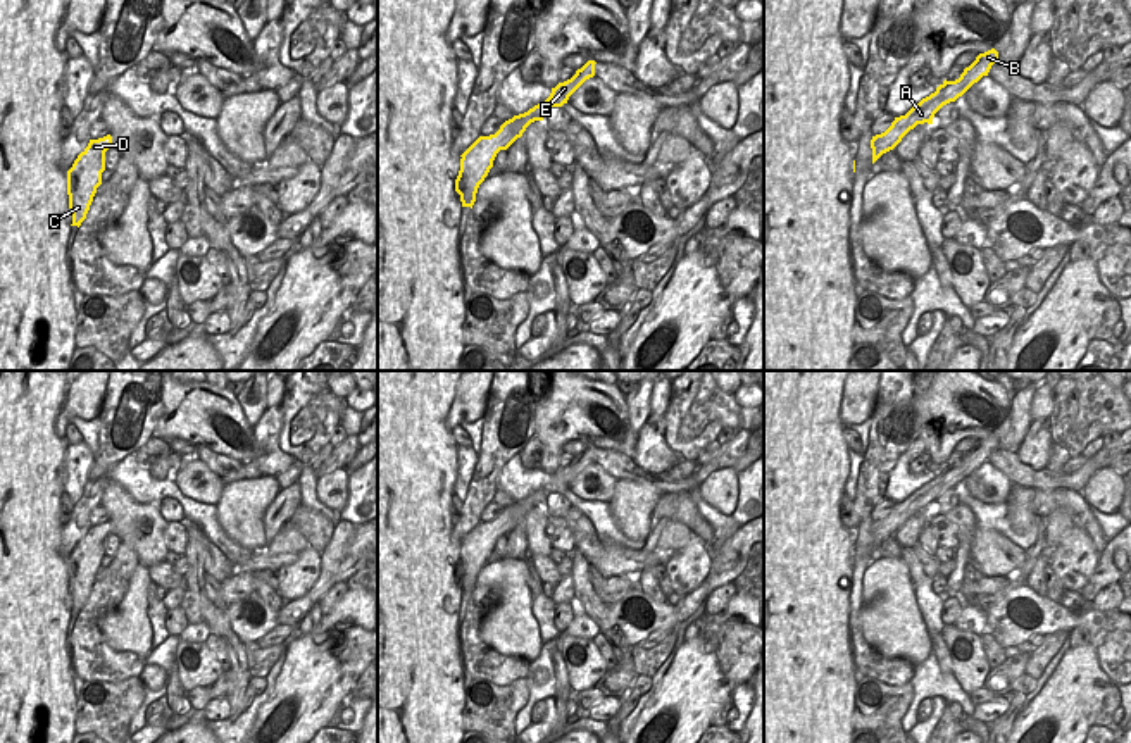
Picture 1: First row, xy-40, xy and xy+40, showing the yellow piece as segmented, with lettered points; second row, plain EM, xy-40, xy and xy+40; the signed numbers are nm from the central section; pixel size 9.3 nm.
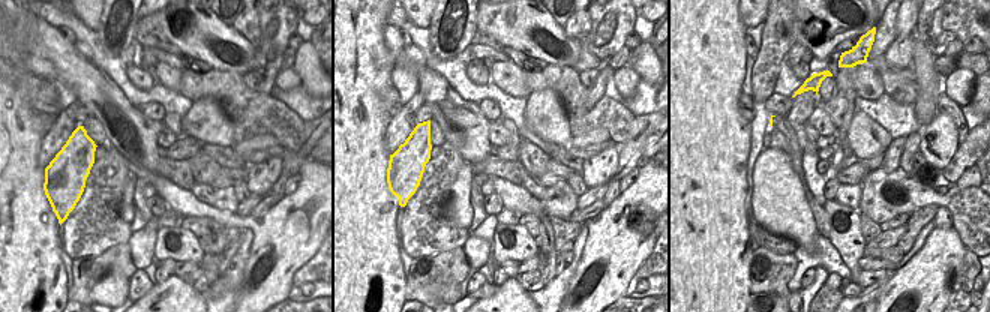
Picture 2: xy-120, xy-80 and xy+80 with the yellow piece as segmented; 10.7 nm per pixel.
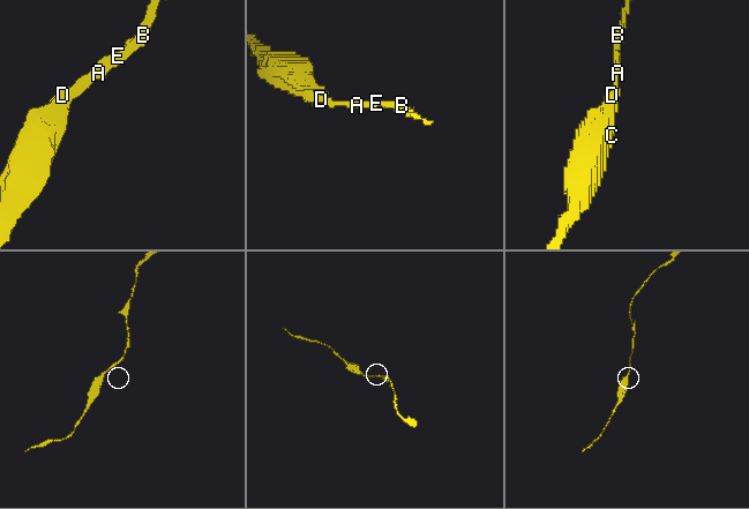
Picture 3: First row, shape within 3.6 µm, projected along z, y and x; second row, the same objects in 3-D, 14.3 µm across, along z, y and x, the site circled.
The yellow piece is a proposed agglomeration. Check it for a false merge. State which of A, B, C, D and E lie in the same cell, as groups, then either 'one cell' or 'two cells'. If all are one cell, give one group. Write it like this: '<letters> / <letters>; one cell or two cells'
A B C D E; one cell

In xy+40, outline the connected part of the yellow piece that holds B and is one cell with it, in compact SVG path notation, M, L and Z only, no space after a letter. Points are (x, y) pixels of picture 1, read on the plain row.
M995 434L979 440L976 446L964 455L959 465L943 467L934 479L922 484L915 490L905 502L895 503L891 512L881 519L872 522L872 550L886 538L893 536L902 524L914 515L917 510L933 510L934 500L947 490L955 488L962 483L974 469L978 469L983 462L988 462L993 450L998 448L998 438Z

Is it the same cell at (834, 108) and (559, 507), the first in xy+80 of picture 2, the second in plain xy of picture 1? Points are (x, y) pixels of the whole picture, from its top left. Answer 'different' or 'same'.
different

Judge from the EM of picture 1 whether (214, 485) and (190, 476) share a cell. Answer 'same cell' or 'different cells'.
same cell

